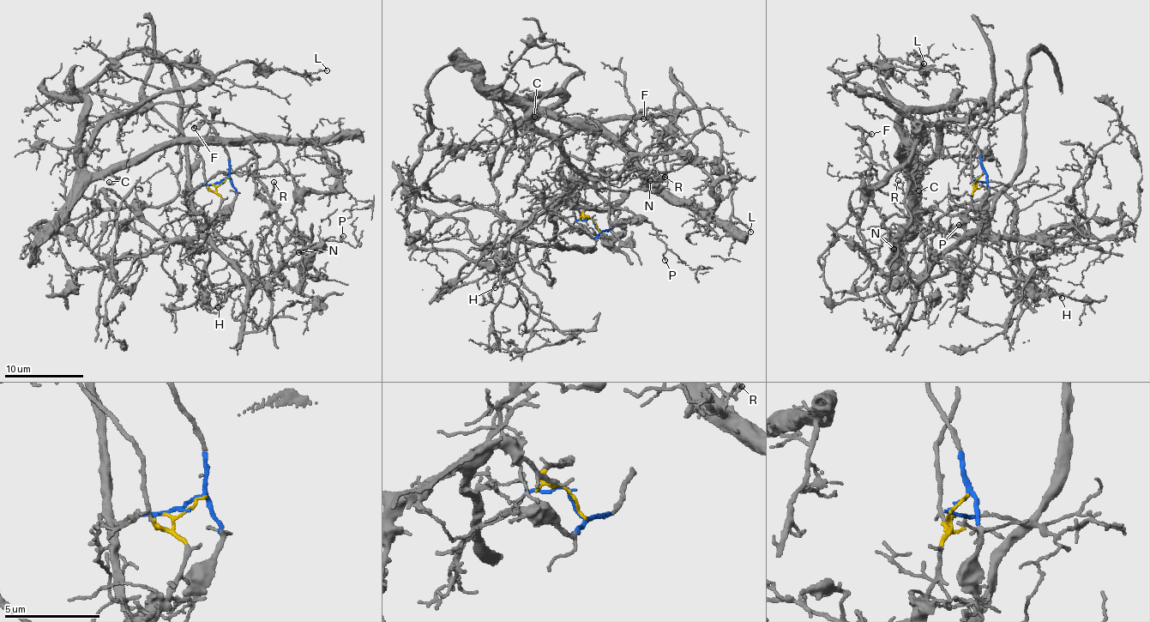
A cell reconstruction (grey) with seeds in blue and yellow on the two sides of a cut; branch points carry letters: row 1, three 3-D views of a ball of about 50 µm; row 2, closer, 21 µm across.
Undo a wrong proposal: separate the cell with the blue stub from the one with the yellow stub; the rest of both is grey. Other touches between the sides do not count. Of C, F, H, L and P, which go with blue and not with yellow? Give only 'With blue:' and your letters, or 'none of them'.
With blue: C, F, L

